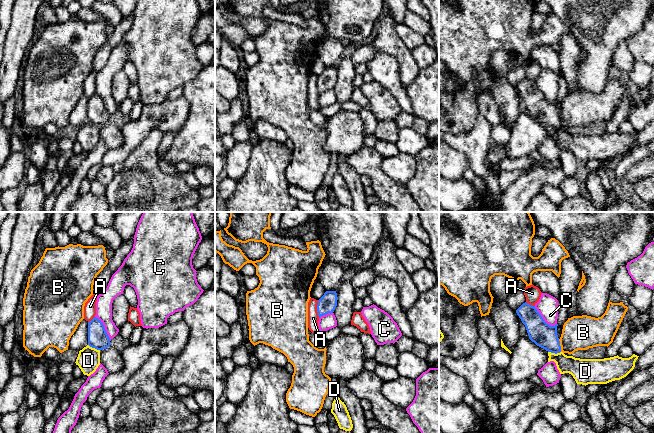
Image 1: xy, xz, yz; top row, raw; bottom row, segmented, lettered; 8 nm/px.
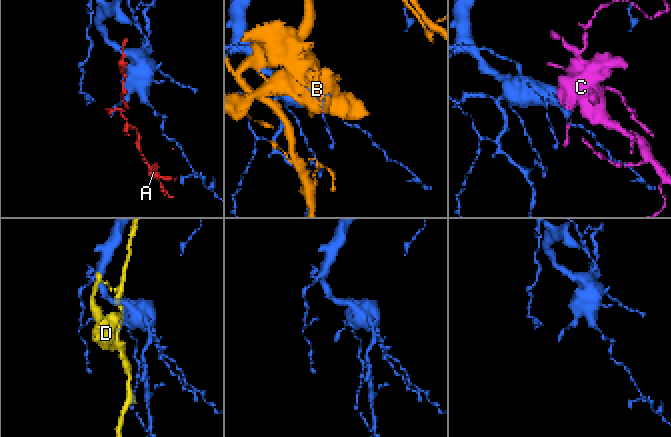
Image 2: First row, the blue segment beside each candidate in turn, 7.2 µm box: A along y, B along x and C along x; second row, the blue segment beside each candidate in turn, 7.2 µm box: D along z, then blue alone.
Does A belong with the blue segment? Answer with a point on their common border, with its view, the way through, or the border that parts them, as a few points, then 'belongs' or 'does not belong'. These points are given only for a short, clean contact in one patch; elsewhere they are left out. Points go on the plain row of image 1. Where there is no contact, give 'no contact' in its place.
contact xz (317, 85); border xz (317, 76), (317, 91), (319, 93); does not belong

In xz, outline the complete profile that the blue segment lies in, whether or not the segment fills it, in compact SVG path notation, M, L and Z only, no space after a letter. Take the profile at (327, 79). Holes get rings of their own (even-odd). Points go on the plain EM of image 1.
M326 67L324 71L318 76L317 88L319 94L328 89L333 89L337 82L336 67Z

